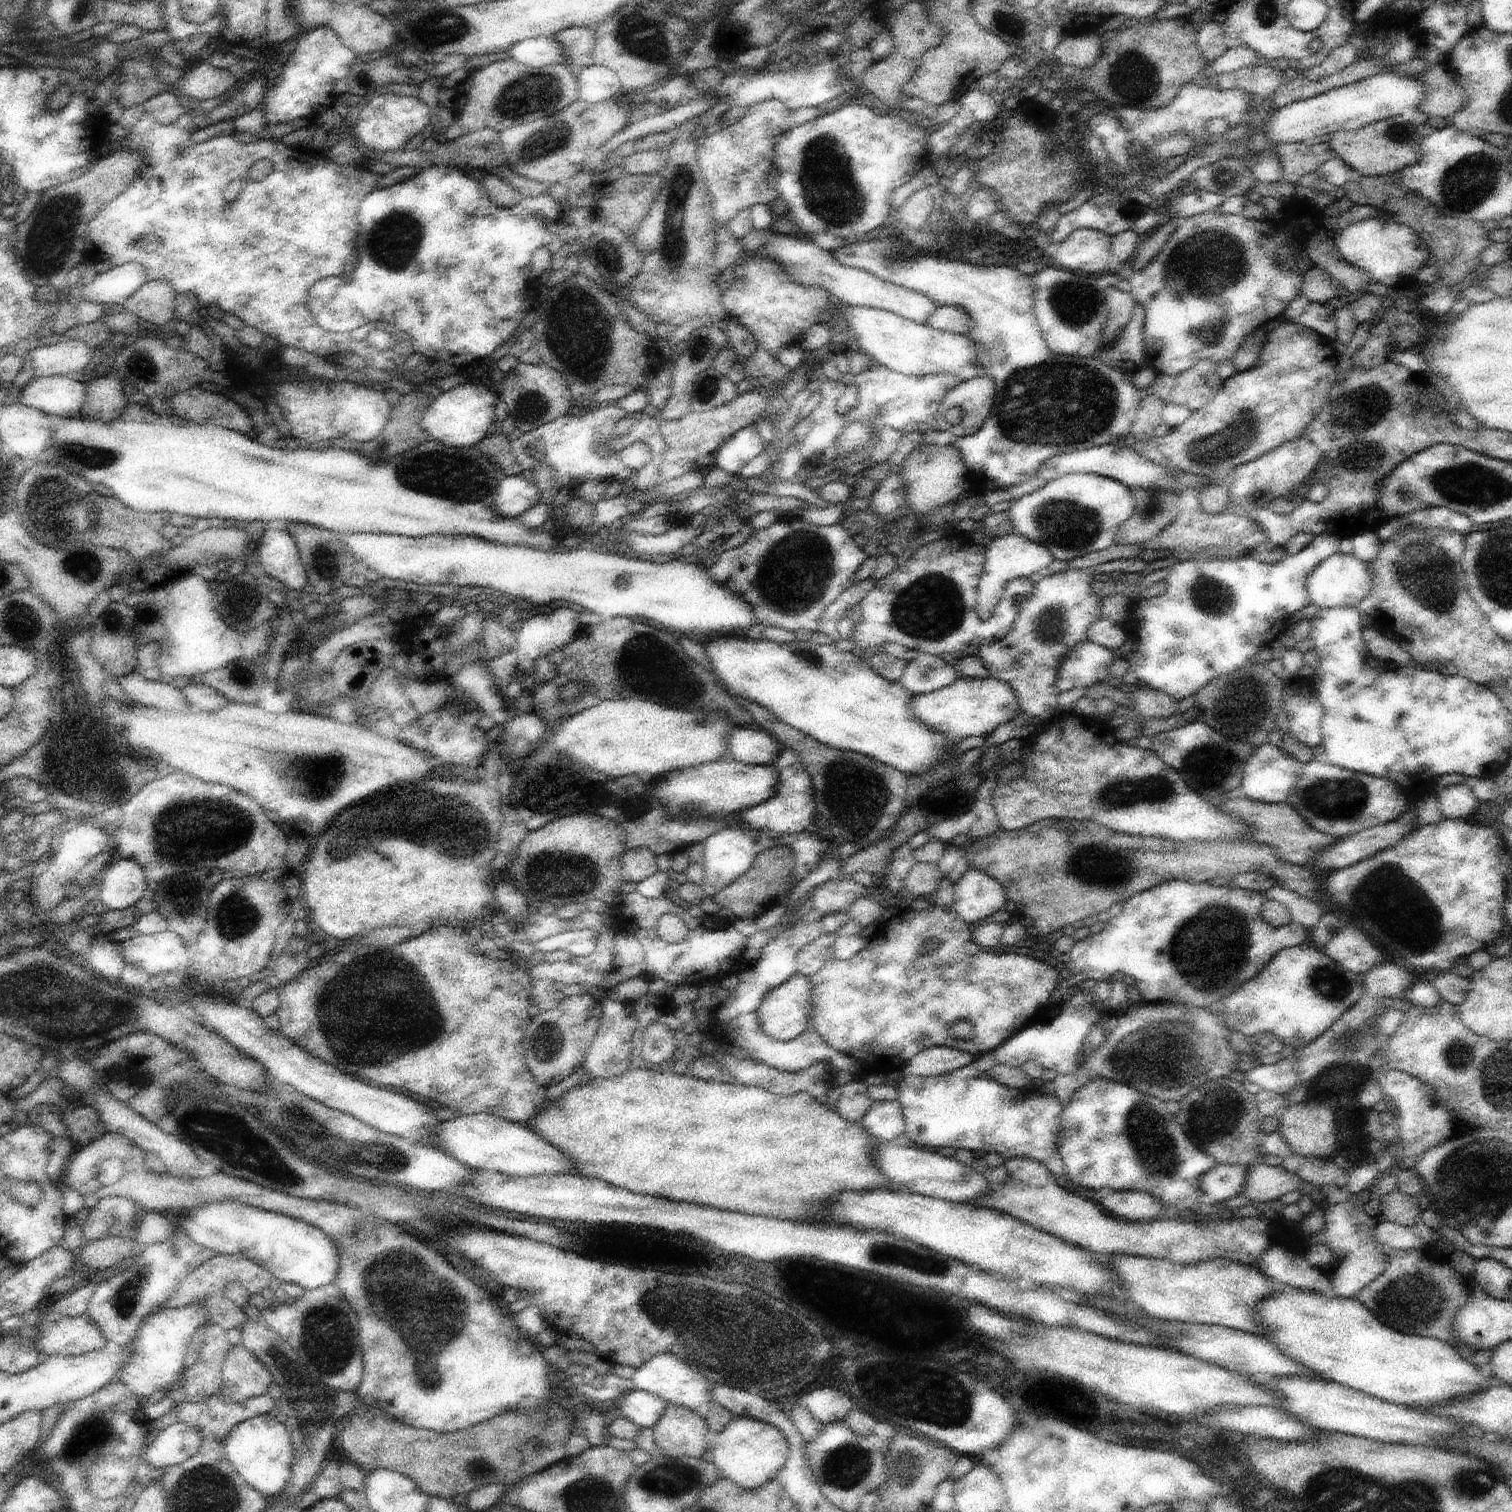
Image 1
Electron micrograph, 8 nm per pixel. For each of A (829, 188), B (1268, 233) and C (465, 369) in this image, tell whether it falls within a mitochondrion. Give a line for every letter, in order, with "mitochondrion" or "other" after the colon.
A: mitochondrion
B: other
C: other

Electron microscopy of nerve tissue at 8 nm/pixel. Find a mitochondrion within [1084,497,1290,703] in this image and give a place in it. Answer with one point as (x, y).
(1210, 595)

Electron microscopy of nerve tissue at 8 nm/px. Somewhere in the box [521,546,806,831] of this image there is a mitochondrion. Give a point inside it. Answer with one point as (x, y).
(554, 793)

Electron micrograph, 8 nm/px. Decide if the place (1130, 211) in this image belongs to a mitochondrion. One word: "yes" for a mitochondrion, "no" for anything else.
no

